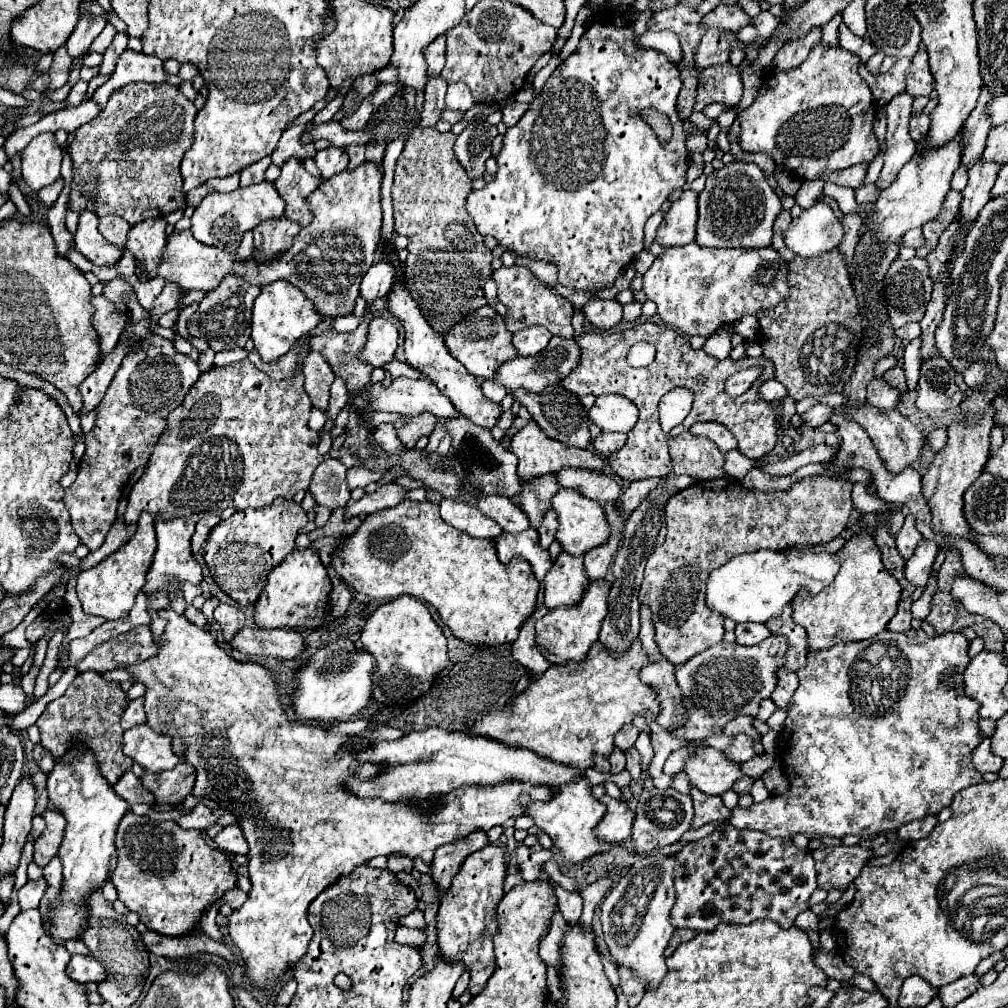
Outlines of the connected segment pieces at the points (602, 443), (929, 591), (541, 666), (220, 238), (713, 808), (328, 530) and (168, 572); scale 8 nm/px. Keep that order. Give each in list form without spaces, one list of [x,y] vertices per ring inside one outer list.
[[[600,433],[594,439],[594,447],[596,447],[596,451],[610,455],[610,453],[618,451],[626,443],[626,439],[628,439],[626,433]]]
[[[932,575],[932,577],[928,579],[928,583],[930,583],[930,585],[926,585],[926,591],[922,593],[922,597],[920,597],[918,601],[914,601],[914,607],[912,607],[912,615],[914,615],[916,619],[924,619],[924,617],[930,613],[930,601],[932,601],[932,595],[934,595],[934,591],[936,591],[936,577]]]
[[[532,619],[524,621],[518,639],[512,643],[512,655],[528,669],[528,673],[532,677],[544,673],[550,667],[548,661],[546,661],[546,657],[540,653],[538,645],[536,645],[536,639],[534,639],[534,621]]]
[[[262,181],[262,183],[248,185],[248,187],[238,187],[230,193],[220,193],[220,191],[208,193],[202,199],[202,203],[194,209],[192,233],[202,243],[216,245],[216,247],[222,247],[234,253],[240,247],[242,235],[246,231],[254,229],[262,219],[282,217],[282,215],[284,215],[284,201],[278,195],[274,183]]]
[[[696,787],[690,789],[690,795],[694,801],[694,821],[692,821],[694,829],[698,829],[706,823],[712,823],[712,821],[728,821],[730,819],[730,809],[724,805],[724,801],[720,797],[704,795]]]
[[[338,507],[332,511],[328,523],[322,527],[322,529],[314,529],[308,533],[308,537],[314,541],[316,537],[322,537],[322,535],[328,535],[328,537],[344,537],[344,535],[350,535],[354,533],[358,527],[360,527],[360,517],[346,517],[344,515],[346,509],[344,507]]]
[[[156,517],[156,553],[152,559],[152,567],[146,573],[146,585],[144,585],[144,593],[156,593],[166,589],[168,591],[168,583],[176,583],[180,587],[180,581],[190,581],[190,583],[200,583],[202,581],[202,569],[198,565],[198,561],[194,561],[192,551],[190,551],[190,537],[194,533],[194,521],[186,519],[186,517],[176,517],[172,521],[164,521],[162,517]]]

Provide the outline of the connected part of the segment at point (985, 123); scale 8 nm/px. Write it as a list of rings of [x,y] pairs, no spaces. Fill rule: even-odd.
[[[982,89],[982,95],[978,97],[978,105],[974,107],[974,111],[970,113],[970,117],[964,123],[966,133],[962,133],[962,137],[960,137],[960,147],[962,147],[962,161],[960,163],[966,165],[968,169],[980,159],[984,145],[986,145],[990,121],[988,121],[984,107],[986,107],[986,101],[990,101],[990,97],[992,97],[992,93],[988,93],[988,89]]]

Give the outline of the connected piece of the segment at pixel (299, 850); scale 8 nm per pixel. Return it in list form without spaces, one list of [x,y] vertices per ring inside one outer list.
[[[172,607],[158,611],[158,617],[164,617],[168,623],[164,633],[158,637],[160,643],[156,643],[156,655],[136,665],[128,665],[126,671],[134,677],[134,683],[142,683],[146,687],[144,707],[148,727],[173,740],[186,737],[202,739],[202,759],[200,767],[194,767],[196,785],[192,793],[216,799],[222,809],[236,815],[238,825],[244,829],[244,837],[250,845],[248,867],[252,889],[246,903],[228,915],[228,931],[242,955],[246,979],[254,991],[268,991],[276,987],[284,973],[306,953],[312,939],[306,909],[310,901],[340,875],[350,873],[356,865],[370,861],[372,857],[388,857],[392,853],[412,859],[420,857],[426,865],[432,865],[434,851],[440,845],[454,843],[476,829],[488,831],[494,825],[502,825],[508,817],[524,815],[524,807],[518,803],[522,793],[530,793],[532,801],[546,801],[552,795],[548,787],[534,787],[520,781],[510,781],[498,787],[468,787],[444,795],[438,811],[430,815],[420,813],[406,801],[384,803],[380,799],[356,799],[344,791],[346,777],[352,771],[358,771],[360,779],[372,779],[378,773],[378,765],[358,763],[356,767],[356,753],[350,751],[336,757],[340,745],[348,743],[350,737],[332,735],[316,725],[288,721],[278,703],[276,681],[266,667],[258,663],[240,663],[228,657],[208,631],[196,627],[190,619],[186,619],[186,615],[178,615]]]

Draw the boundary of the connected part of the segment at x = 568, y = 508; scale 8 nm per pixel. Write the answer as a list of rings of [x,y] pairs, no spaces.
[[[560,489],[554,497],[552,497],[552,509],[558,513],[558,531],[556,531],[556,541],[562,545],[564,551],[572,553],[572,555],[584,555],[588,549],[592,549],[594,545],[602,545],[608,535],[608,523],[604,517],[604,509],[600,503],[584,497],[580,491],[576,489]]]

